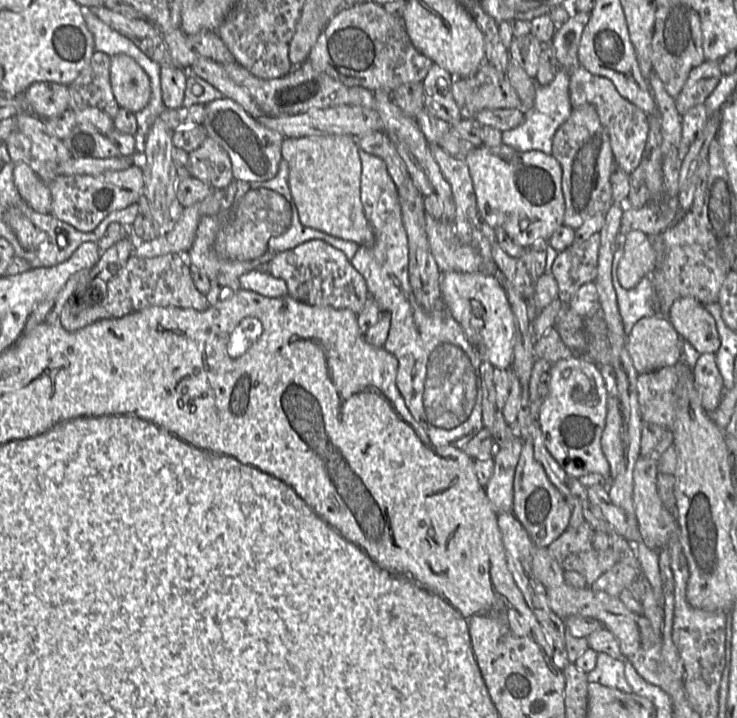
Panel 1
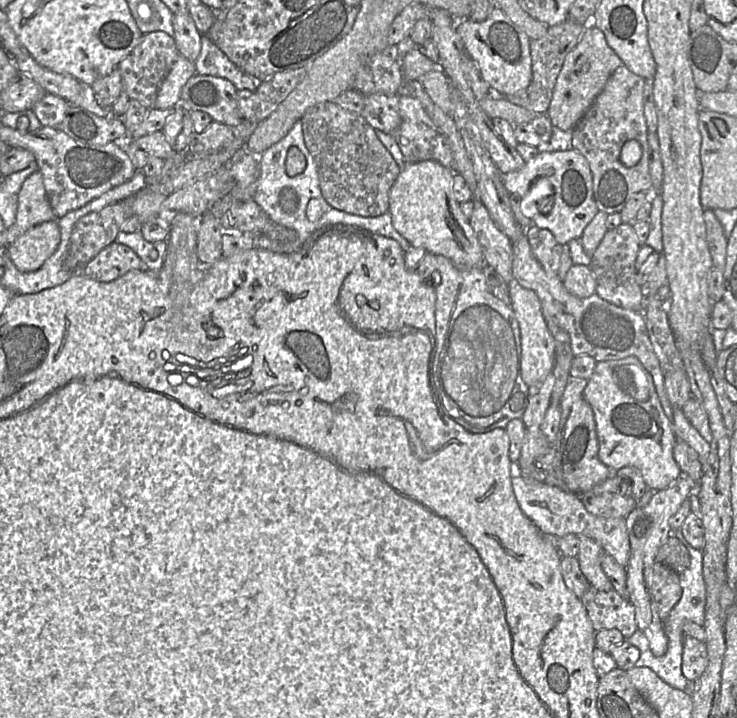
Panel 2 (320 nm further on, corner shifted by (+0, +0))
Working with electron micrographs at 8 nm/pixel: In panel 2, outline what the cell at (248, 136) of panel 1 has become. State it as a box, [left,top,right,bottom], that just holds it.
[180,76,242,127]

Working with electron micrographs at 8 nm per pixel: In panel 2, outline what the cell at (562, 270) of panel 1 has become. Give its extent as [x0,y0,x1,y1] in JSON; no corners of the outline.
[588,223,645,312]

